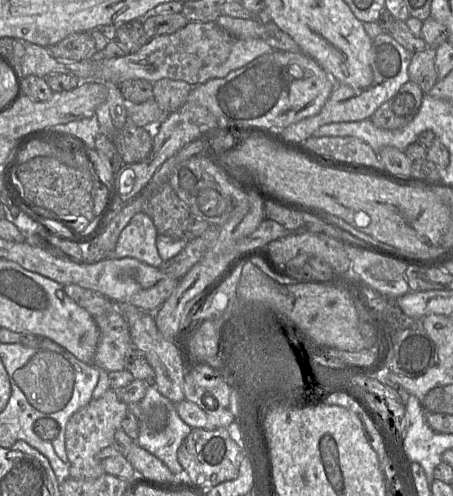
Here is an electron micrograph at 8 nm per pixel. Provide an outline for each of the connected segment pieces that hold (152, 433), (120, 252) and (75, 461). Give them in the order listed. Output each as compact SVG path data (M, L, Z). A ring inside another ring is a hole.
M154 384L148 386L144 397L138 403L141 411L138 419L139 434L134 441L160 459L178 479L190 480L188 473L178 462L177 451L192 428L180 418L175 404L163 396Z
M143 212L137 213L120 233L115 250L109 258L135 258L159 268L164 261L157 251L157 236L158 232L152 219Z
M109 389L100 398L90 402L75 412L66 424L65 448L69 462L69 475L74 479L96 479L106 472L98 461L98 453L112 445L115 432L128 410L128 404L117 397L114 389Z

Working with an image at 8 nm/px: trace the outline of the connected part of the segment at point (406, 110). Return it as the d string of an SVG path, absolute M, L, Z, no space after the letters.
M409 80L393 97L384 102L370 119L378 128L387 130L402 128L417 114L424 94L416 83Z

